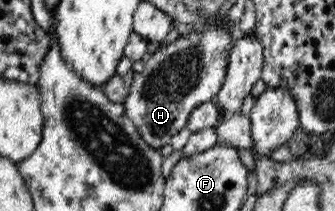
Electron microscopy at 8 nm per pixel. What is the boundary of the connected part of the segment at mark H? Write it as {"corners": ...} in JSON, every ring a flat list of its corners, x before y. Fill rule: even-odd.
{"corners":[[211,23,196,25,195,32,182,35,176,42,155,52,146,60,146,67,134,75,128,94,123,100,126,117,134,123,137,133,149,147,158,149,171,143,171,137,188,125,194,109,205,102,214,101,223,83,228,51,235,37,229,40,224,26,215,29]]}

